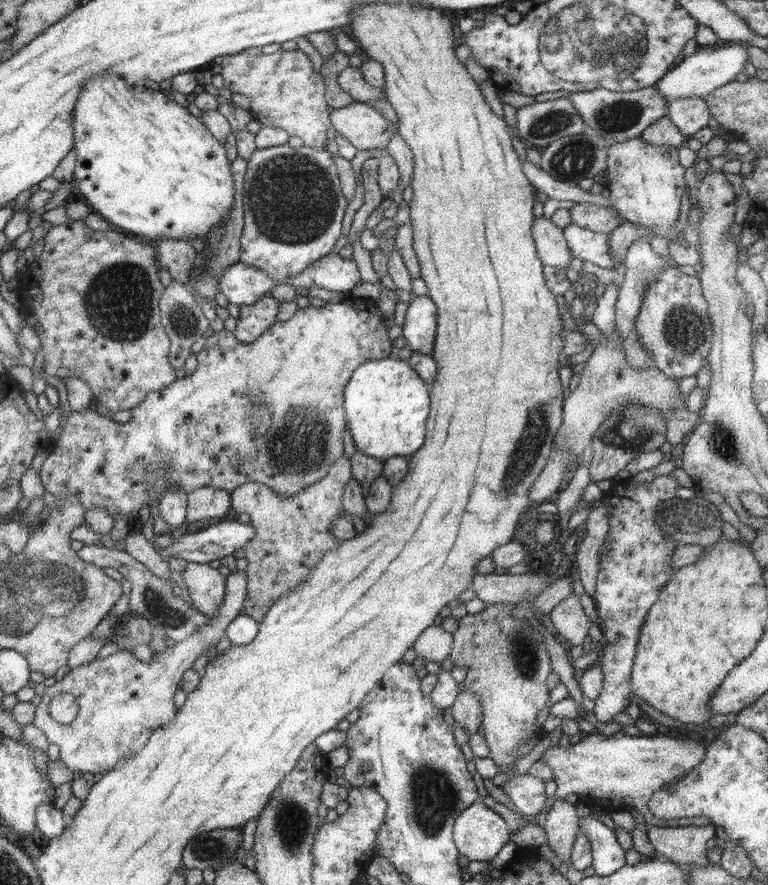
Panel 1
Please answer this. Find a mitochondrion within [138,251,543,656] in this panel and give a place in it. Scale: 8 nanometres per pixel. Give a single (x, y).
(300, 445)

